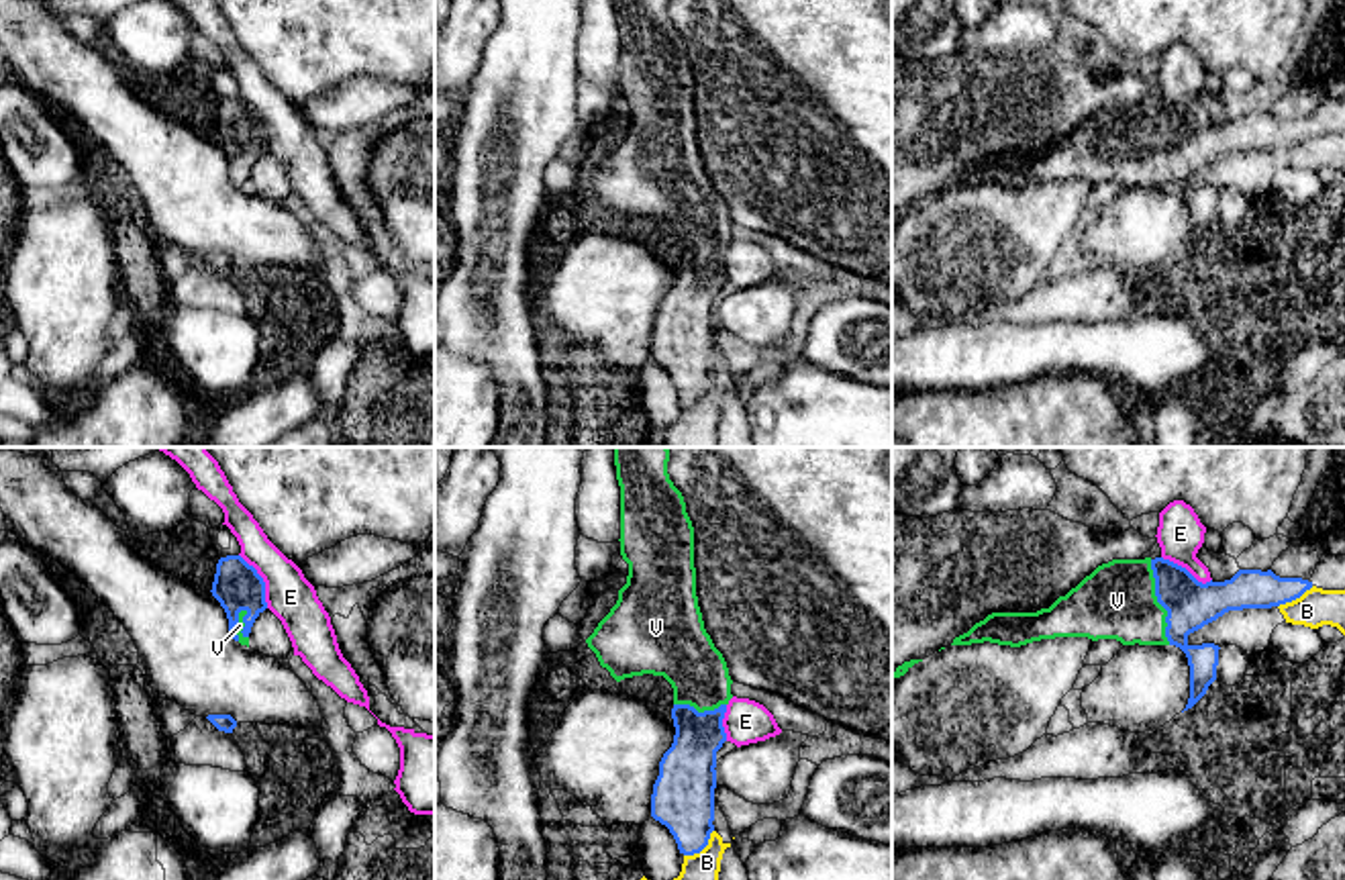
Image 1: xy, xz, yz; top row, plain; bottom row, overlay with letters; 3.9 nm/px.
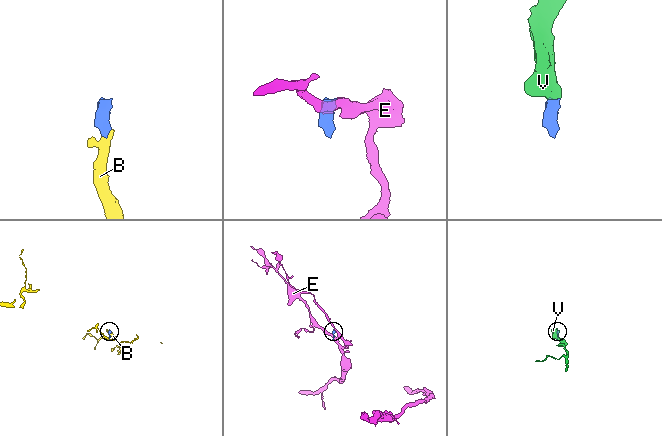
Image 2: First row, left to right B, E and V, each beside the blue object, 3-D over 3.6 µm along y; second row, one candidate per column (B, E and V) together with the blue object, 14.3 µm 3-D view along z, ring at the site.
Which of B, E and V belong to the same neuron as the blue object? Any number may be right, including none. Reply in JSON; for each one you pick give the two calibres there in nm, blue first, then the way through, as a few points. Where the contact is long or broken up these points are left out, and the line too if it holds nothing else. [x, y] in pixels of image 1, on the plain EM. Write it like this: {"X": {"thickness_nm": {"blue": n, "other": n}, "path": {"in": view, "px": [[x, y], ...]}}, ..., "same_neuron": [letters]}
{"V": {"thickness_nm": {"blue": 200, "other": 300}, "path": {"in": "yz", "px": [[1190, 148], [1158, 143], [1117, 143]]}}, "same_neuron": ["V"]}

